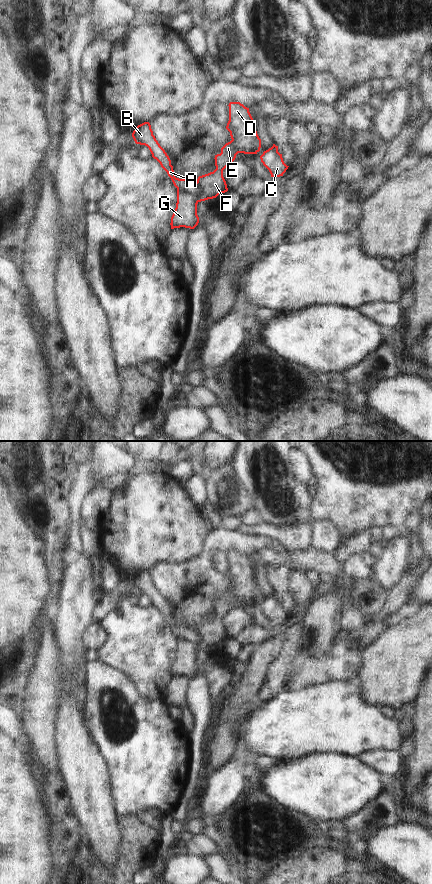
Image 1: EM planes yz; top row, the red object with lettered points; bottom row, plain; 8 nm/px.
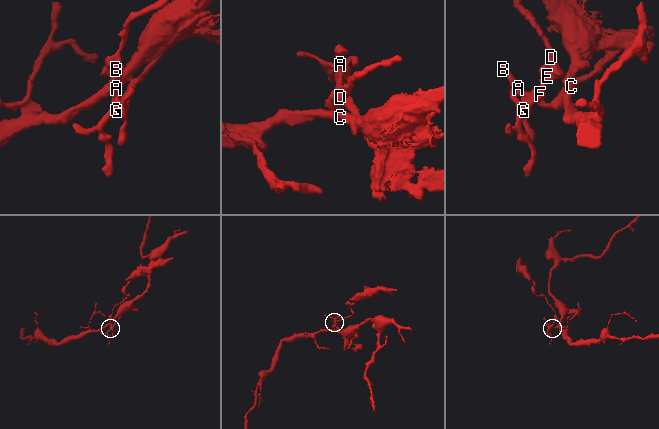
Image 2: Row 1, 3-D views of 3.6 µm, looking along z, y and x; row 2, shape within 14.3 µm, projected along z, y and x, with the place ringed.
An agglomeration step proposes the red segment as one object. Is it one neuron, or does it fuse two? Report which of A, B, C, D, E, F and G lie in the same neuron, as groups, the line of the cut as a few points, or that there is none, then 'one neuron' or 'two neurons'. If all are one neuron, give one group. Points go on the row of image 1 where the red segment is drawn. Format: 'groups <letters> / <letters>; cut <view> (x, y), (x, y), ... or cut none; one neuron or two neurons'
groups A B C / D E F G; cut yz (177, 189), (182, 189), (198, 196), (202, 192); two neurons

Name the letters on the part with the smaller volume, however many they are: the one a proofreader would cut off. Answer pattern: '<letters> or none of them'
D, E, F, G

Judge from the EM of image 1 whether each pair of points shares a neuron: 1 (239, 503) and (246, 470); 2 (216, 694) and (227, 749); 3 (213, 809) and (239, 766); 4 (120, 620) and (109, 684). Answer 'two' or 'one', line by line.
1: two
2: two
3: one
4: two

